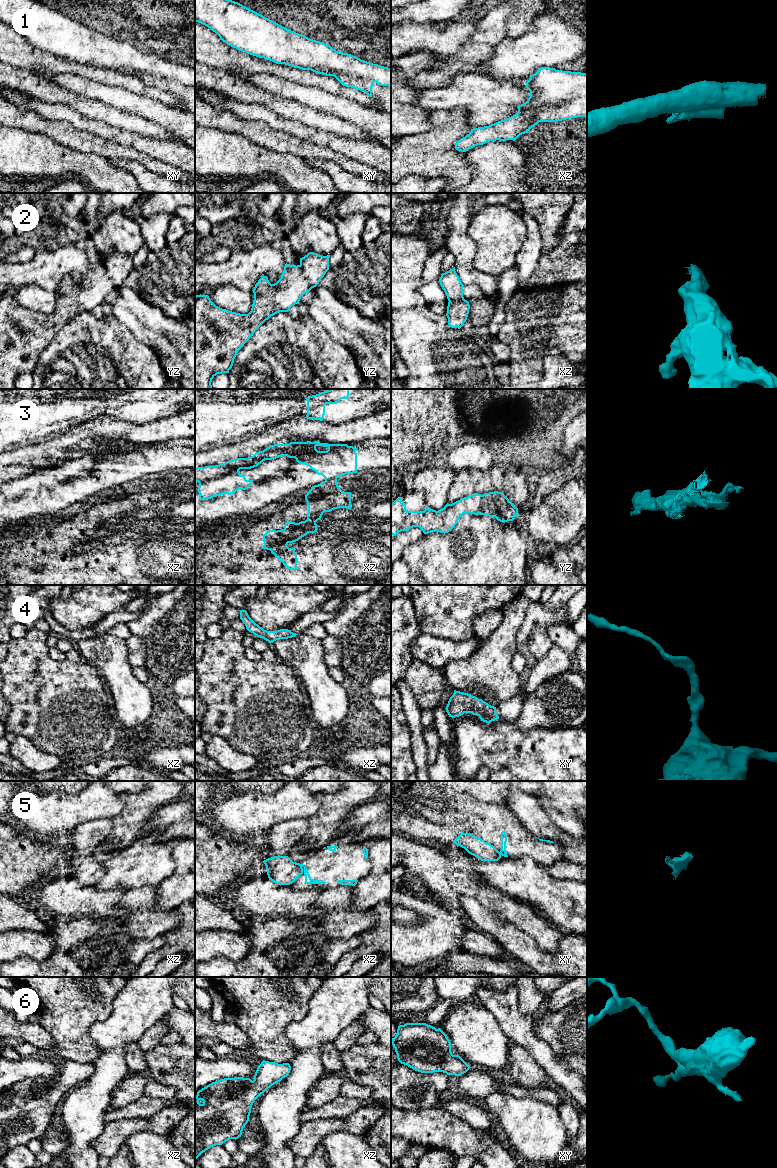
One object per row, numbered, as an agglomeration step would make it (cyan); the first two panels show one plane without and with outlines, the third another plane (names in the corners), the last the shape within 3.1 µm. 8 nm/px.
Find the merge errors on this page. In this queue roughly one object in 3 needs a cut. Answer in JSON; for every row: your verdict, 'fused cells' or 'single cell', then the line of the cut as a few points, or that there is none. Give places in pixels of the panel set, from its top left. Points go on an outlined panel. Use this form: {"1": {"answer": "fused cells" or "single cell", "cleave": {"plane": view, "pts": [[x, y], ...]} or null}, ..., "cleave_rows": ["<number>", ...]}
{"1": {"answer": "fused cells", "cleave": {"plane": "xy", "pts": [[337, 76], [357, 76], [370, 79], [373, 82]]}}, "2": {"answer": "single cell", "cleave": null}, "3": {"answer": "fused cells", "cleave": {"plane": "yz", "pts": [[482, 495], [478, 513]]}}, "4": {"answer": "single cell", "cleave": null}, "5": {"answer": "fused cells", "cleave": {"plane": "xz", "pts": [[300, 864], [302, 866]]}}, "6": {"answer": "single cell", "cleave": null}, "cleave_rows": ["1", "3", "5"]}

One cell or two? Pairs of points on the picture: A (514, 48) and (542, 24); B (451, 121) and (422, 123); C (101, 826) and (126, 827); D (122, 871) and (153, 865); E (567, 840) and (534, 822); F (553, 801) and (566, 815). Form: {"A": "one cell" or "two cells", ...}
{"A": "one cell", "B": "two cells", "C": "two cells", "D": "one cell", "E": "one cell", "F": "one cell"}

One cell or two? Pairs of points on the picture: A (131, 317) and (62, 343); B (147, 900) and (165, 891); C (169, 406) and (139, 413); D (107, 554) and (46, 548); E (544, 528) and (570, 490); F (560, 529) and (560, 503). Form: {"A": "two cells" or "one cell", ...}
{"A": "two cells", "B": "two cells", "C": "one cell", "D": "one cell", "E": "one cell", "F": "one cell"}

